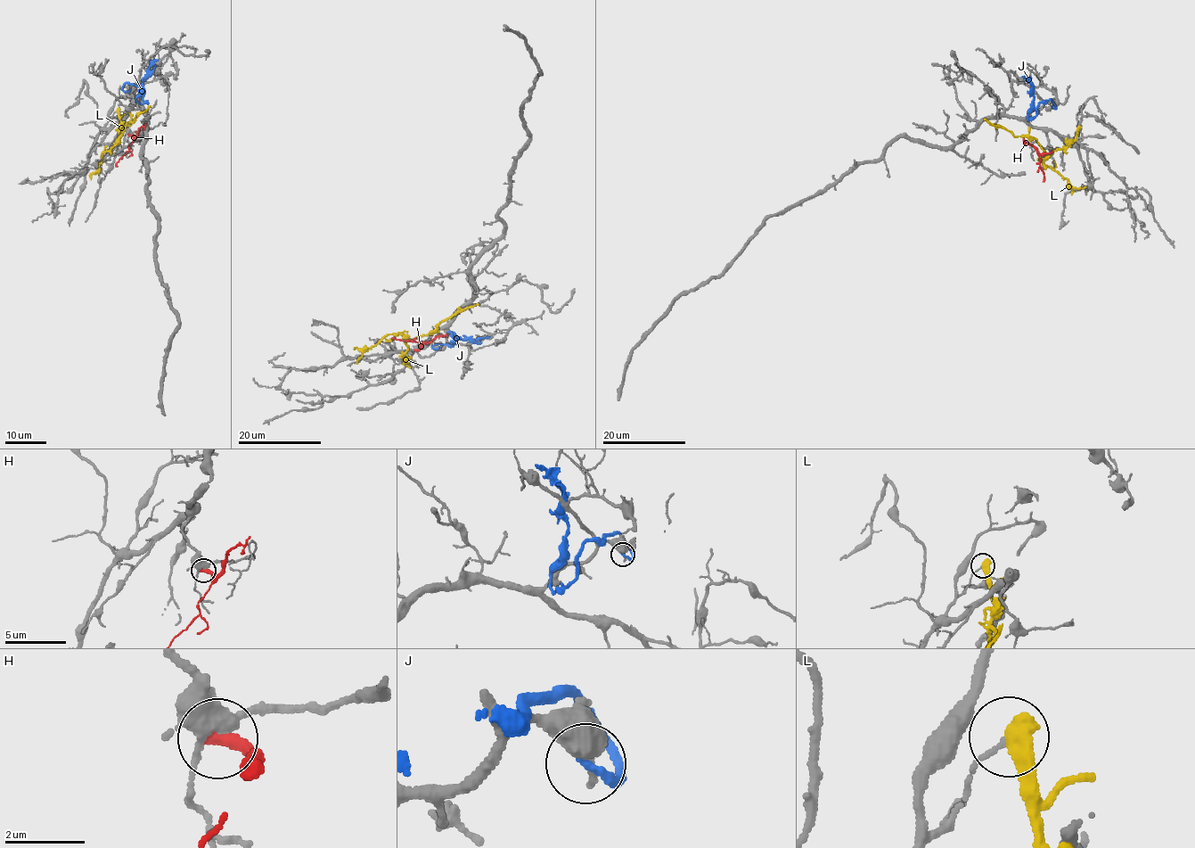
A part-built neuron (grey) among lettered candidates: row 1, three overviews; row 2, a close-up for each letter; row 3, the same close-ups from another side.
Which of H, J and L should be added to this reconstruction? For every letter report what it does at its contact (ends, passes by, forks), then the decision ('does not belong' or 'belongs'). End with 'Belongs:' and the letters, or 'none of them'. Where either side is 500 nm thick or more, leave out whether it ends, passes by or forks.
H: it ends; does not belong
J: does not belong
L: does not belong
Belongs: none of them

